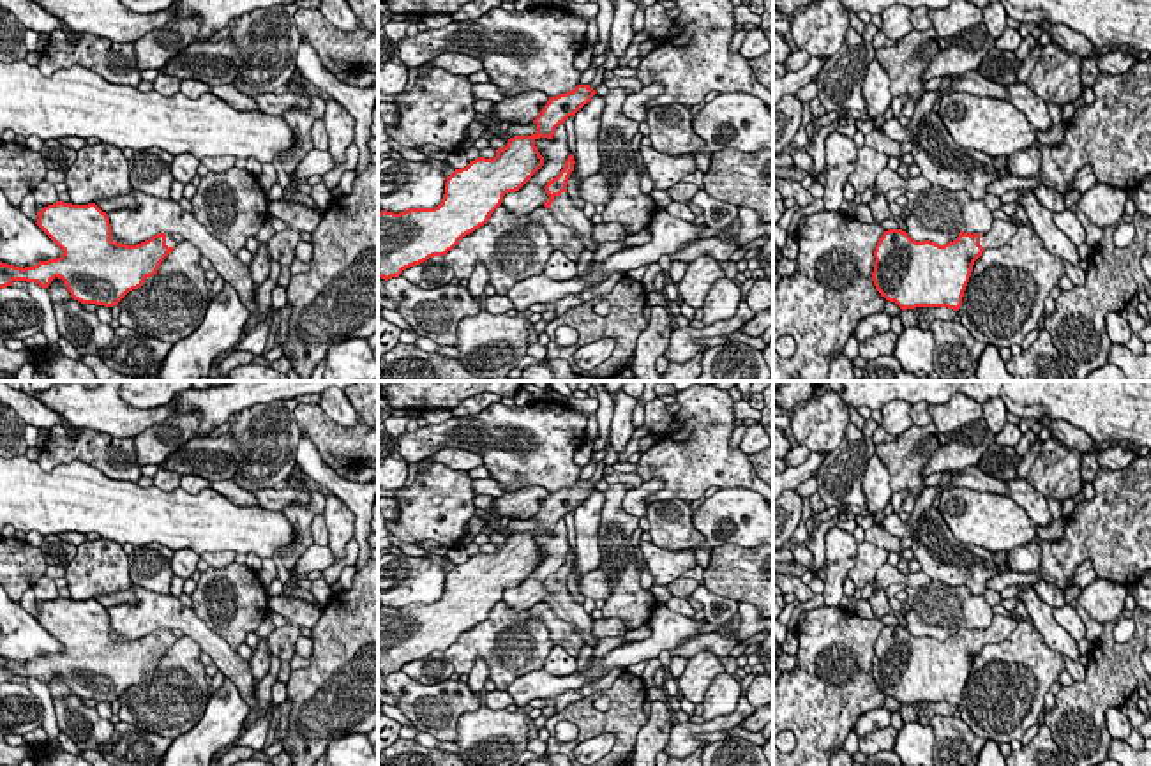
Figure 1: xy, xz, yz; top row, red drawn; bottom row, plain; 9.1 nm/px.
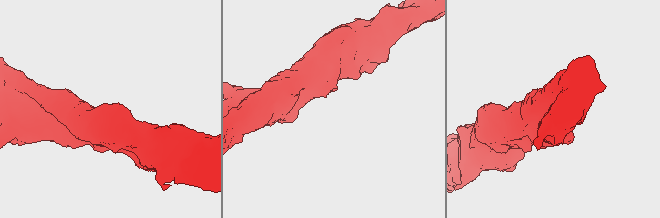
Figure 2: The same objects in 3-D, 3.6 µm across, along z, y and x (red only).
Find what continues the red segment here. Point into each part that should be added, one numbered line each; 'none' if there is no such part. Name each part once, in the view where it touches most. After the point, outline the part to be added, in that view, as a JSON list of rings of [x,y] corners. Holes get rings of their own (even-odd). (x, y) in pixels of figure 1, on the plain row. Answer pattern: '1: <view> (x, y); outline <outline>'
1: xz (564, 604); outline [[[568,588],[554,591],[551,598],[551,609],[560,620],[572,623],[576,632],[584,639],[588,646],[595,646],[600,639],[591,635],[593,618],[584,611],[581,604],[576,602]]]

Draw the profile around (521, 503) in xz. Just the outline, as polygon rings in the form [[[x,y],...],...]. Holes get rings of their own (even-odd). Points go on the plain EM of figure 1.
[[[528,485],[512,492],[505,492],[503,496],[494,498],[493,515],[500,519],[508,517],[512,524],[517,519],[526,521],[540,510],[547,496],[549,491],[540,485]]]

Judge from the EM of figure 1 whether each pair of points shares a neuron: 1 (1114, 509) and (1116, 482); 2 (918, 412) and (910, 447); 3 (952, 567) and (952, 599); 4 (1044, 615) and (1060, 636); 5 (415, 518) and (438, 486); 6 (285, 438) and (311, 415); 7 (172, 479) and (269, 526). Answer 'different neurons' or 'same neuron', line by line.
1: same neuron
2: different neurons
3: different neurons
4: same neuron
5: same neuron
6: different neurons
7: different neurons

